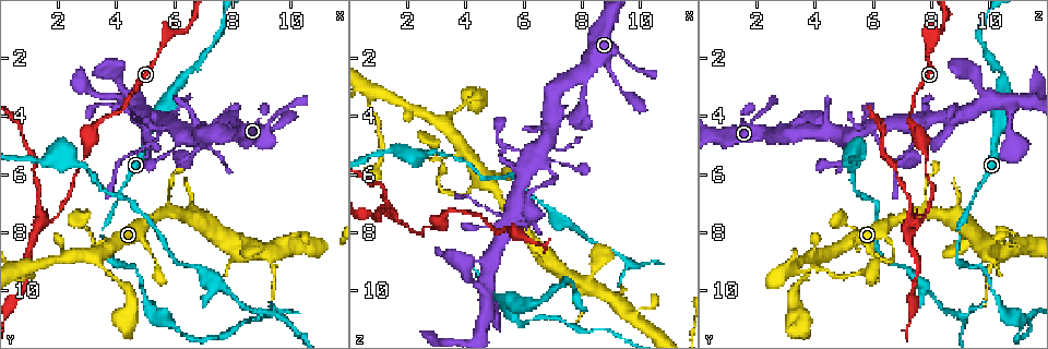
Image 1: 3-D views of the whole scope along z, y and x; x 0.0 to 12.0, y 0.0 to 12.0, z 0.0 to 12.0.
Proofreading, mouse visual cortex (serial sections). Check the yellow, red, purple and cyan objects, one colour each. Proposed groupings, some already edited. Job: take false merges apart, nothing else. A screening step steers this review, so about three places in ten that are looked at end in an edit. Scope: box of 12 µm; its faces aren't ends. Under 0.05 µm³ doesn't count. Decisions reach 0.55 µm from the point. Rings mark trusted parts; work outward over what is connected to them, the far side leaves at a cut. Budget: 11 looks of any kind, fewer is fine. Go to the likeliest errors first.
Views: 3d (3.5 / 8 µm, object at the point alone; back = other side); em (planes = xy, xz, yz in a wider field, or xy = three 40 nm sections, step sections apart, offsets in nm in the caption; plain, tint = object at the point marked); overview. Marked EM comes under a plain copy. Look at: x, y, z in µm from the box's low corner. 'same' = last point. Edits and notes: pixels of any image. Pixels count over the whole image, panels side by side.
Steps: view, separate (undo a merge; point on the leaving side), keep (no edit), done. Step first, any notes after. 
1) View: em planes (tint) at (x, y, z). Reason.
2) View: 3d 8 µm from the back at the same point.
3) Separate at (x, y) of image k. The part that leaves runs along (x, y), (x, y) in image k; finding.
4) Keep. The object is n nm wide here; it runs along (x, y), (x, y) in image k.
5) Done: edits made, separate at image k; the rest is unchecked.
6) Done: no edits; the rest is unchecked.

View: 3d 3.5 µm at (4.0, 8.5, 6.7). Sudden change in width.

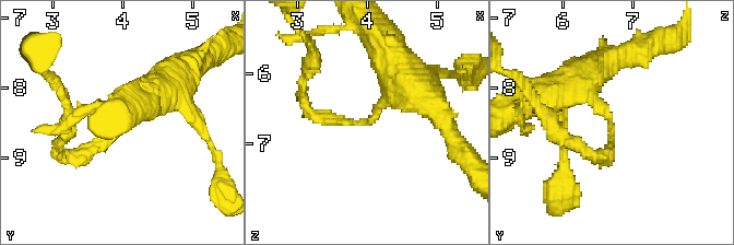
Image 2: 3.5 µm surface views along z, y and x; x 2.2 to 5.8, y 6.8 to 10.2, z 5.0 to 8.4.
View: em xy step 5 (tint) at (4.05, 8.45, 6.65). Need the tissue.

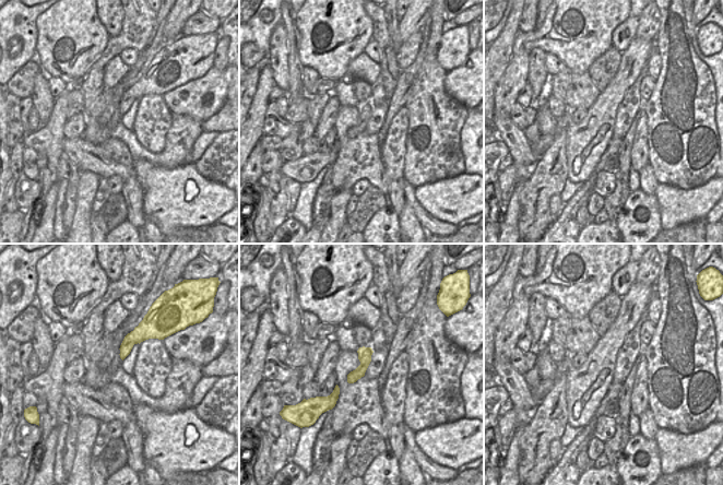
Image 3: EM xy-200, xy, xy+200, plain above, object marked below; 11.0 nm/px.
Keep. The object is 150 nm wide here; it runs along (153, 90), (99, 147), (66, 158) in image 2; all the same cell.

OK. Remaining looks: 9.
View: 3d 3.5 µm at (1.6, 7.5, 7.3). Abrupt turn.

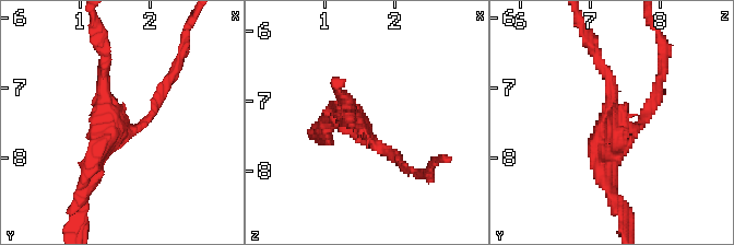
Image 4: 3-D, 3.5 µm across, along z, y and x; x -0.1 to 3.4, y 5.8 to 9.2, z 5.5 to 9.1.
View: em xy step 2 (tint) at (1.60, 7.60, 7.35). 3 arms meet here; the arms are 150, 200, 250 nm wide; now the EM.

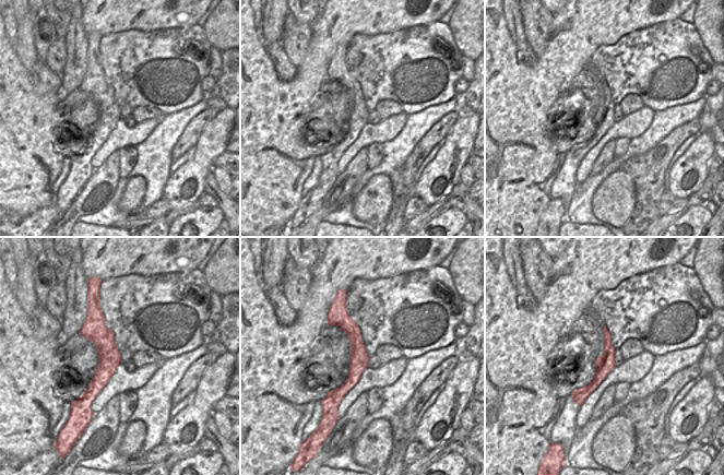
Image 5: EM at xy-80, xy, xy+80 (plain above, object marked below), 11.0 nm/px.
Keep. It runs along (345, 316), (356, 369), (337, 399) in image 5; continuous, no second cell.

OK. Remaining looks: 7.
View: 3d 3.5 µm at (7.4, 4.2, 5.7). Abrupt turn.

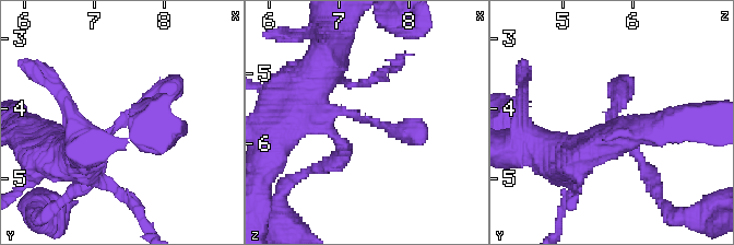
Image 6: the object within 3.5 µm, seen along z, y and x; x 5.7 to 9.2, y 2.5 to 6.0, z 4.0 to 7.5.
View: em xy step 3 (tint) at (7.40, 4.30, 5.70).

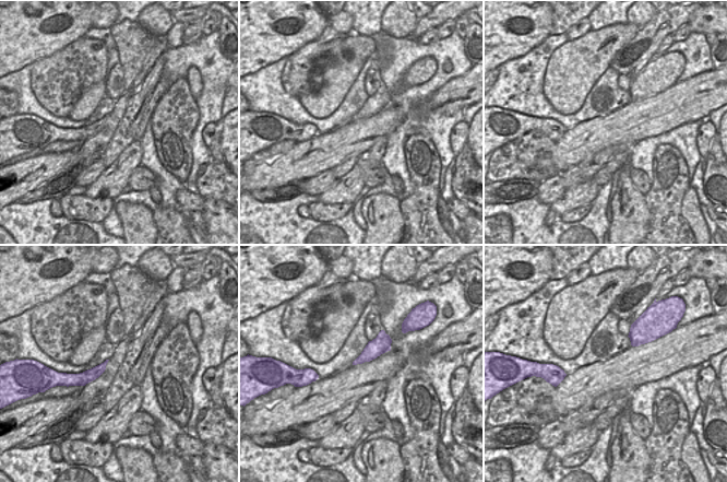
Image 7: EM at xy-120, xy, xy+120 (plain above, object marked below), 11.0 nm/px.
Keep. The object is 190 nm wide here; it runs along (103, 366), (91, 375), (73, 381) in image 7; all the same cell.

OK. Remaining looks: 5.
View: 3d 3.5 µm at (5.5, 4.5, 7.5). Small branch off a trunk.

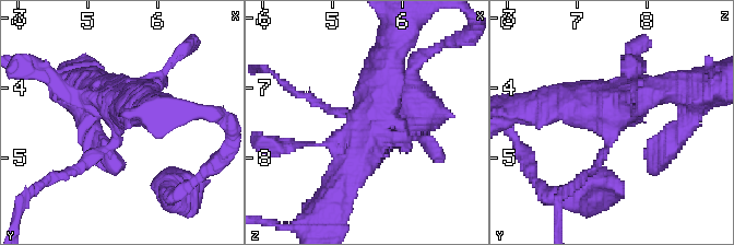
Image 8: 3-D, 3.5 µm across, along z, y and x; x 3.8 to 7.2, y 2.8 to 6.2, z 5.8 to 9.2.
View: em xy step 5 (tint) at (5.45, 4.50, 7.55).

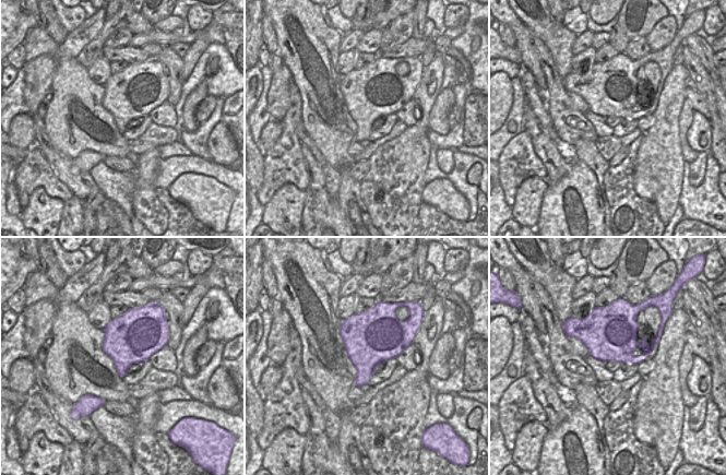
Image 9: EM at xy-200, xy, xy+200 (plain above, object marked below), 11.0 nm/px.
Separate at (79, 166) of image 8. The part that leaves runs along (108, 148), (31, 195) in image 8; a second cell is stuck on.

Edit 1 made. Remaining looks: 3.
Done: edits made, separate at image 8; the rest is unchecked.

